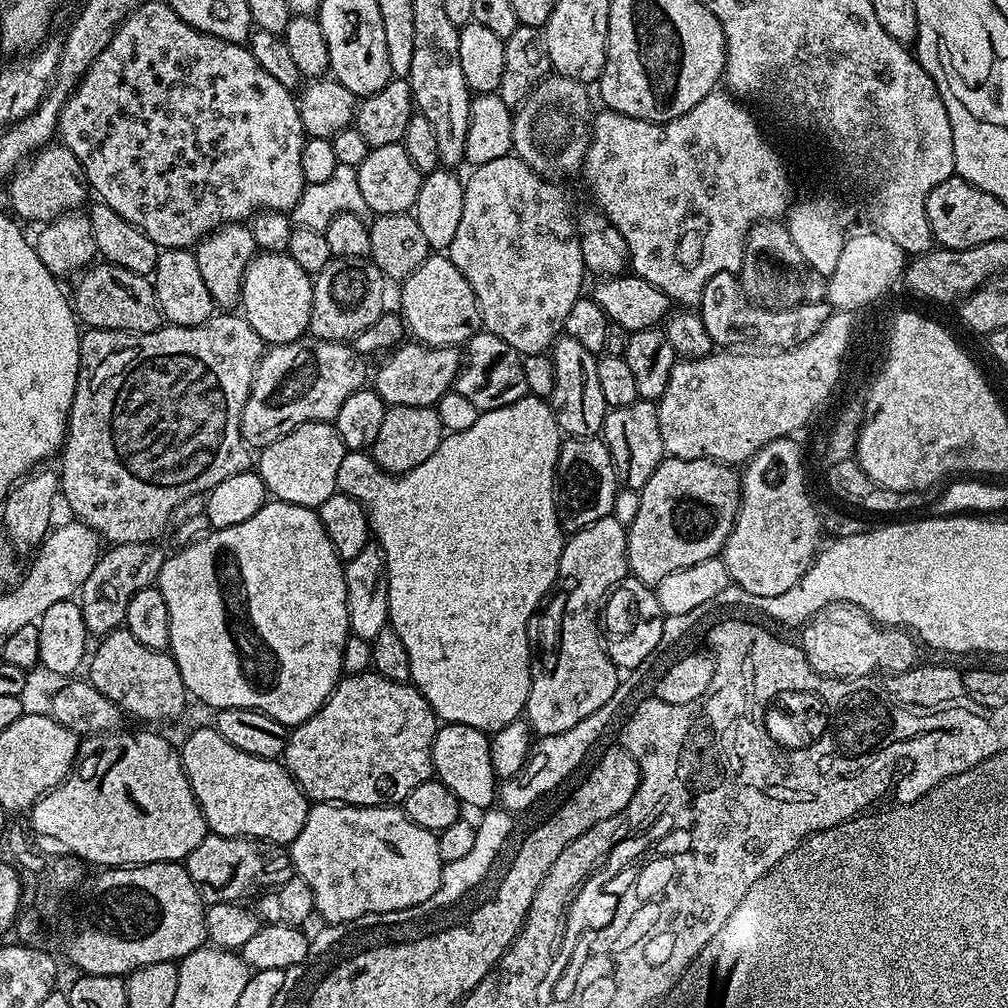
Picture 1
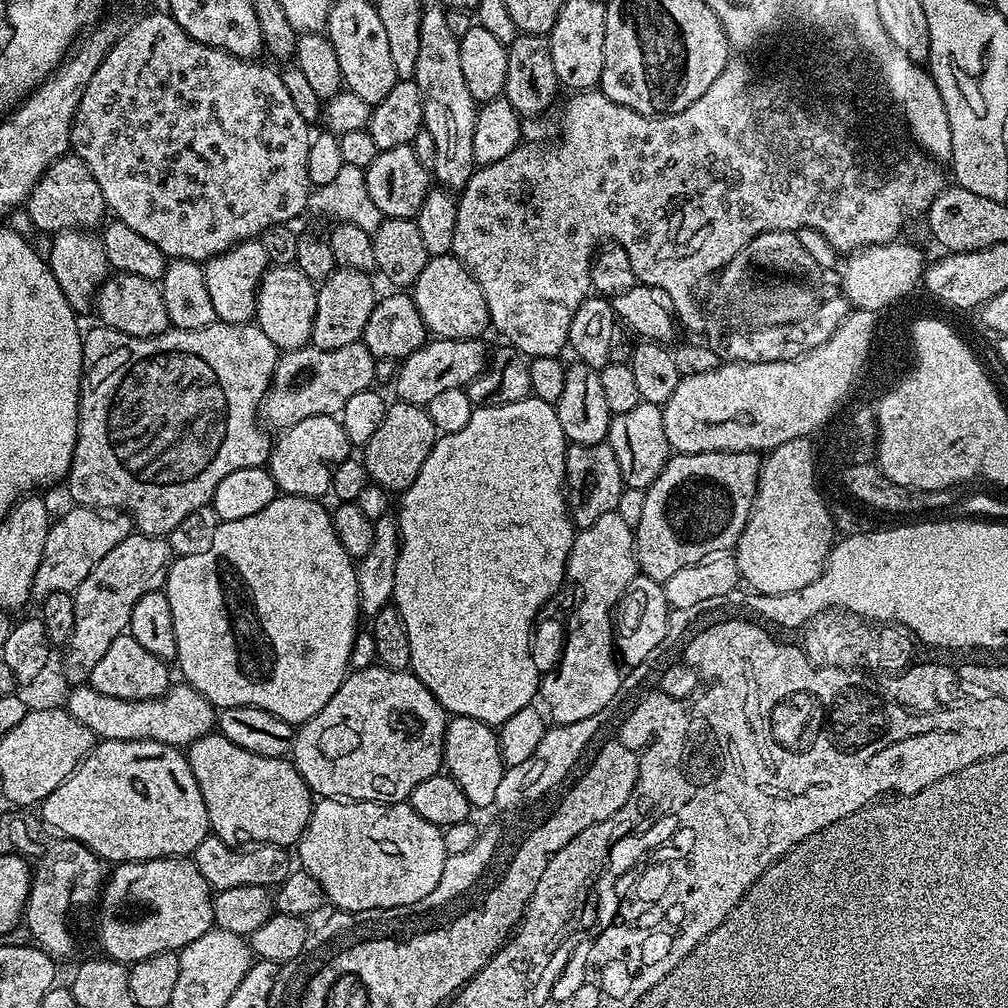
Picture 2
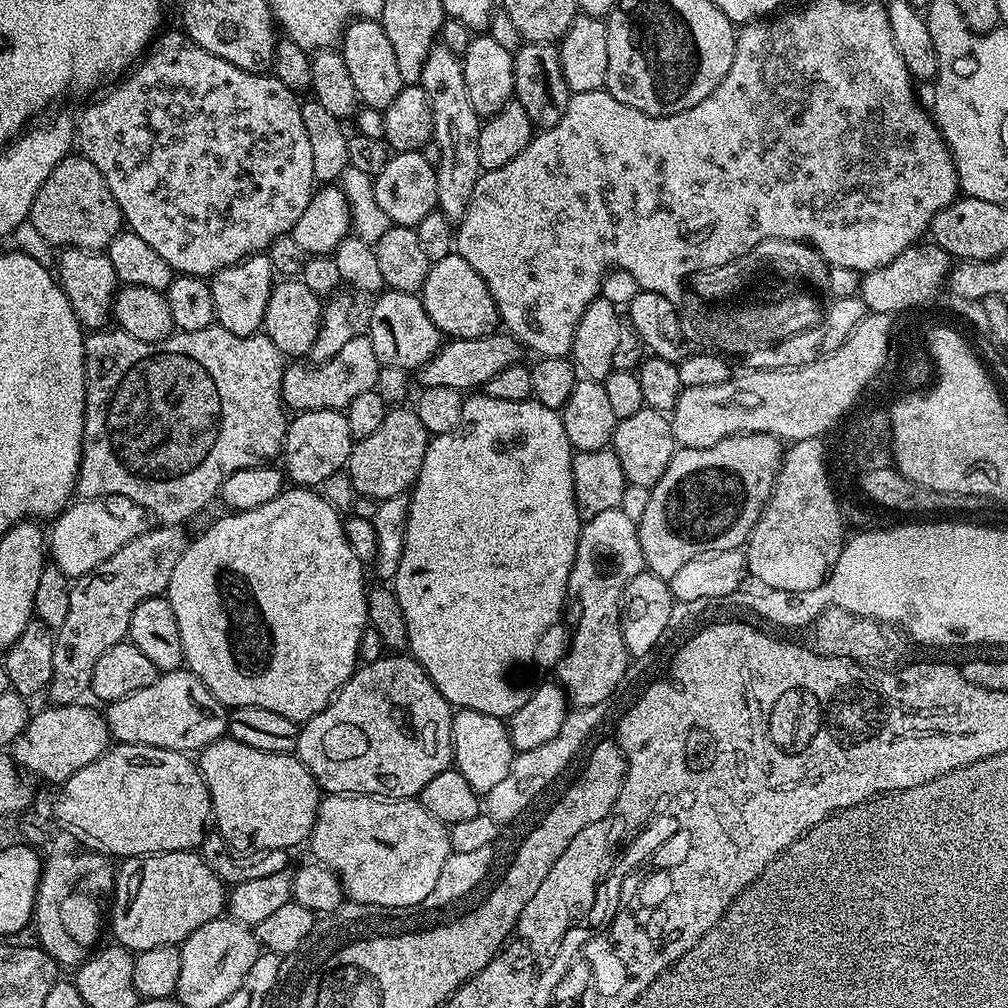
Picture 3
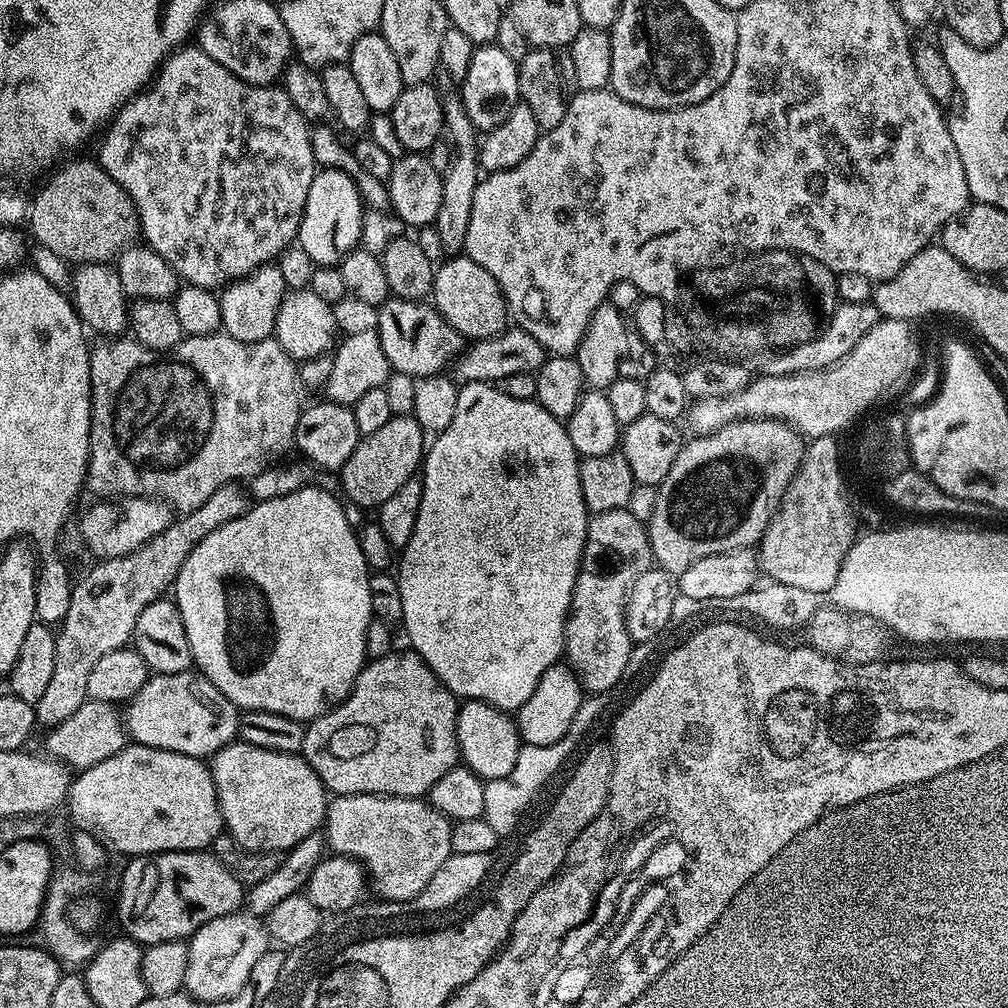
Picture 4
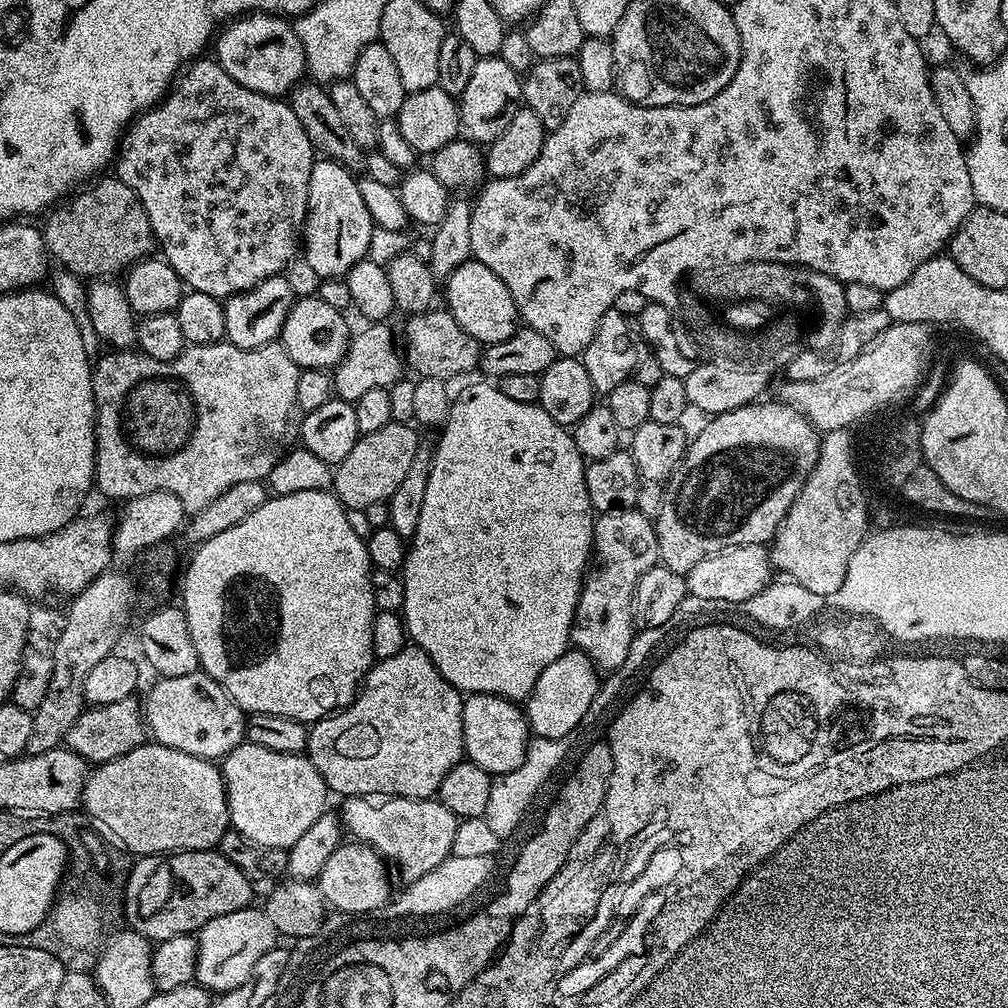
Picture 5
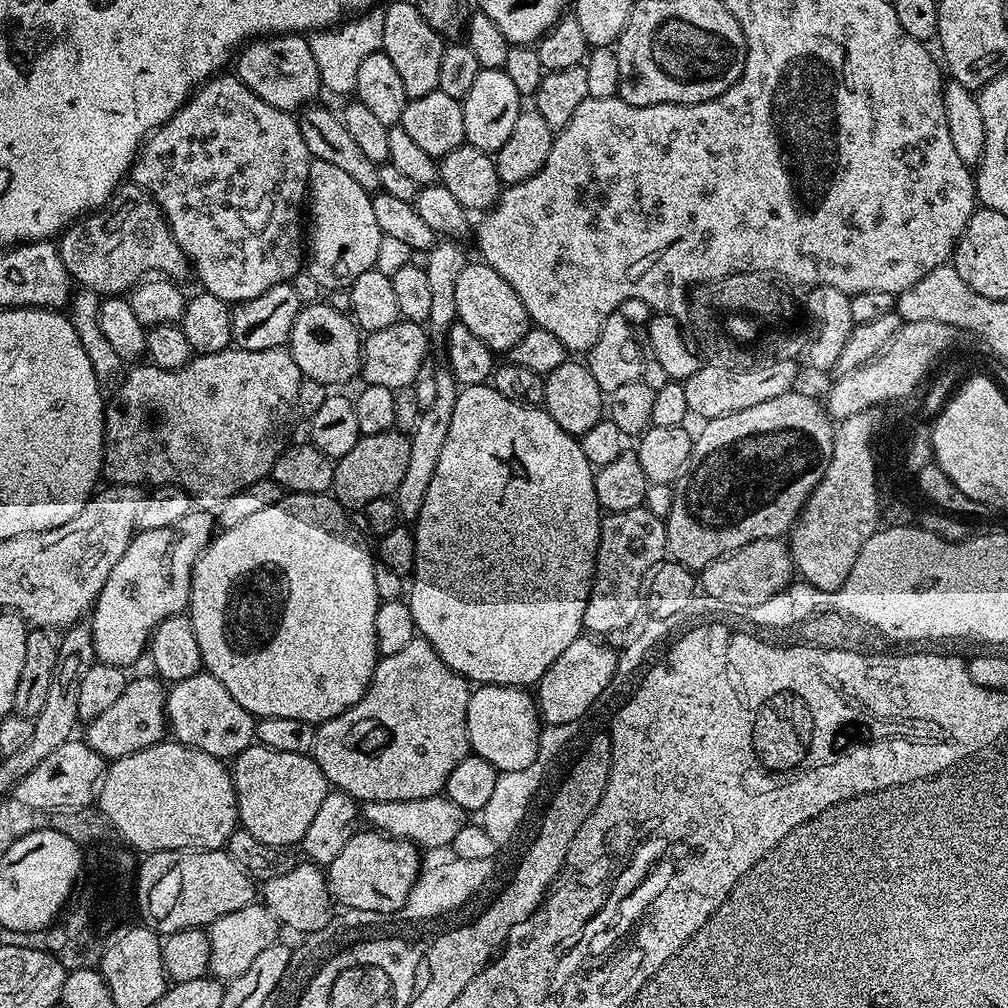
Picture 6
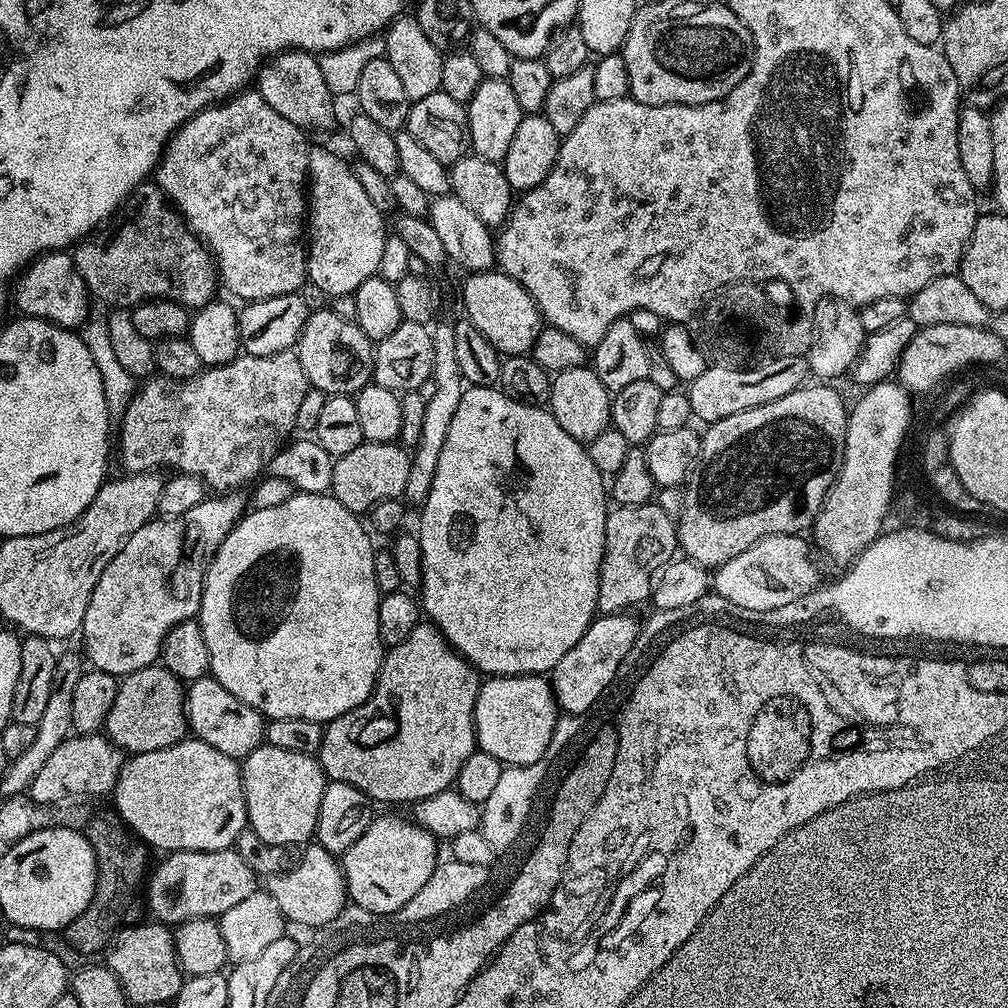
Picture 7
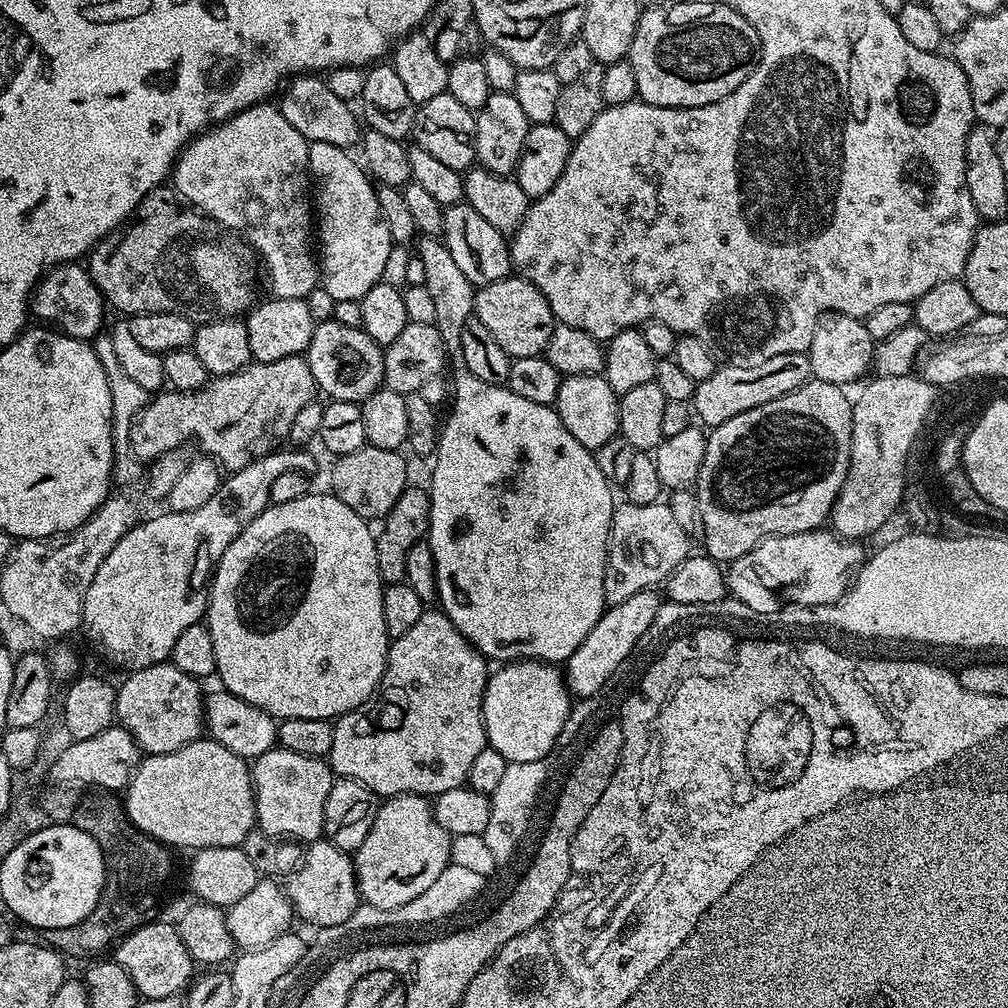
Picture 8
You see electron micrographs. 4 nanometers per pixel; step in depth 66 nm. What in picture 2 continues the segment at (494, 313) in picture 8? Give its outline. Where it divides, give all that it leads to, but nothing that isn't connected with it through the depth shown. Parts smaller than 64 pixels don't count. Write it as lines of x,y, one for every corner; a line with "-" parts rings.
451,254
431,257
422,274
418,274
410,295
418,314
422,316
422,322
433,337
442,340
475,340
483,337
484,331
489,331
488,307
482,286
474,282
466,266
462,266
462,262

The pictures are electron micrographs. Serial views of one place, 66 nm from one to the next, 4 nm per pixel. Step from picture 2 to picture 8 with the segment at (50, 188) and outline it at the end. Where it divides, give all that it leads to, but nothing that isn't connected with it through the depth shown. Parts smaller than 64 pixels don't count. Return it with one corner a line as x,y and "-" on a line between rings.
161,186
144,195
134,219
123,231
109,234
94,245
86,257
86,267
105,301
125,312
125,317
182,314
182,318
190,318
192,324
199,326
212,320
243,317
253,307
252,287
256,284
258,260
253,249
239,235
222,230
217,220
211,220
195,208
181,206
173,189

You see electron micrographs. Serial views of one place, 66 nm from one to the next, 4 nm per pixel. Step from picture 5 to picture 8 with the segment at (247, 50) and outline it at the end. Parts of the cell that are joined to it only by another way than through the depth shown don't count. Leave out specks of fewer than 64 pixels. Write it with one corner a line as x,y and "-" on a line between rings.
297,74
291,77
279,93
278,107
280,113
286,118
286,122
290,122
290,126
294,126
294,130
298,130
298,134
305,136
309,142
313,140
330,142
330,146
352,150
362,139
361,121
355,111
352,113
348,109
349,101
334,94
327,79
319,75

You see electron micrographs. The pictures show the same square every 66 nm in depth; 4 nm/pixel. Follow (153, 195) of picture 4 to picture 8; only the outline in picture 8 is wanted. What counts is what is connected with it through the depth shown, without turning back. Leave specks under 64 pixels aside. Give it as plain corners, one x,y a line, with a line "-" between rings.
261,102
234,114
229,120
224,120
221,124
214,124
211,128
201,132
177,156
176,163
170,173
171,183
181,201
187,202
196,211
209,216
211,220
217,220
221,229
231,230
233,233
239,234
251,245
255,255
262,261
263,271
264,268
268,271
268,288
272,291
269,293
278,300
307,300
309,294
320,284
318,256
314,251
314,204
310,199
310,173
308,171
309,143
305,136
298,134
298,130
294,130
294,126
290,126
290,122
286,122
286,118
280,113
280,109
275,103

